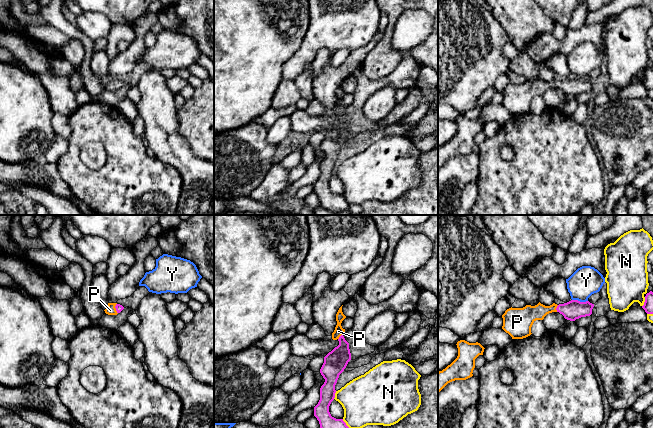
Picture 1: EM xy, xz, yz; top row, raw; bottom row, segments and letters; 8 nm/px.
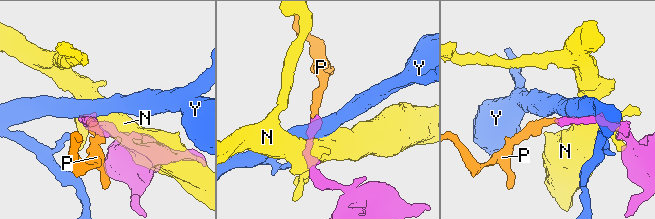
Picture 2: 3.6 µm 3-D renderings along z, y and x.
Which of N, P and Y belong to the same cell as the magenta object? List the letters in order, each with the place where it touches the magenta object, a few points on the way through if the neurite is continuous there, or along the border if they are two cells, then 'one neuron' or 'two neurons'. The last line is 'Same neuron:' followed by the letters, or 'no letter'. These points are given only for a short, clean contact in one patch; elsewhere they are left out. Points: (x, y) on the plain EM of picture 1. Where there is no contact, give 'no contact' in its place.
N: yz (644, 78) | along yz (645, 73), (642, 82) | two neurons
P: yz (556, 84) | across yz (574, 85), (556, 84), (541, 86), (526, 92) | one neuron
Y: yz (579, 77) | along yz (572, 75), (587, 77) | two neurons
Same neuron: P

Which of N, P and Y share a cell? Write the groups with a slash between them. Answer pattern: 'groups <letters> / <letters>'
groups N / P / Y

